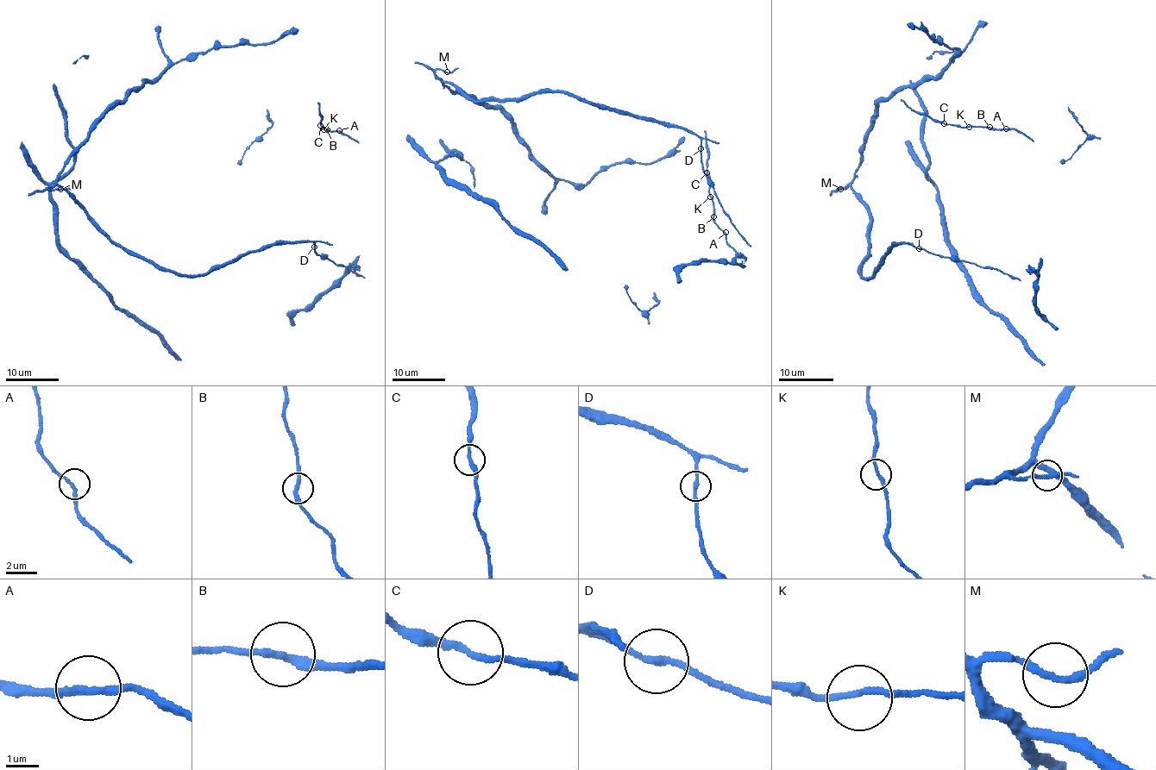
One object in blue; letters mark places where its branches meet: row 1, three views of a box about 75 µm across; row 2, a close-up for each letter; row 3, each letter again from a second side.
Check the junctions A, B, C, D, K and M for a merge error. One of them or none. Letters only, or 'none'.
none

